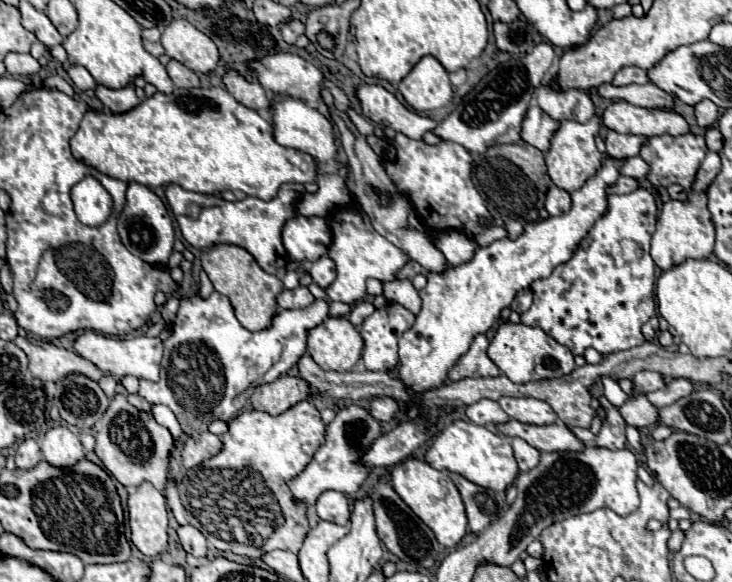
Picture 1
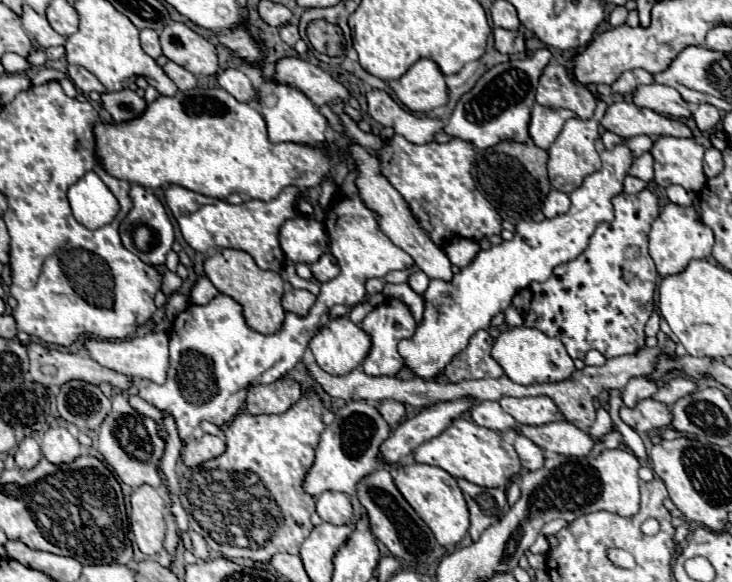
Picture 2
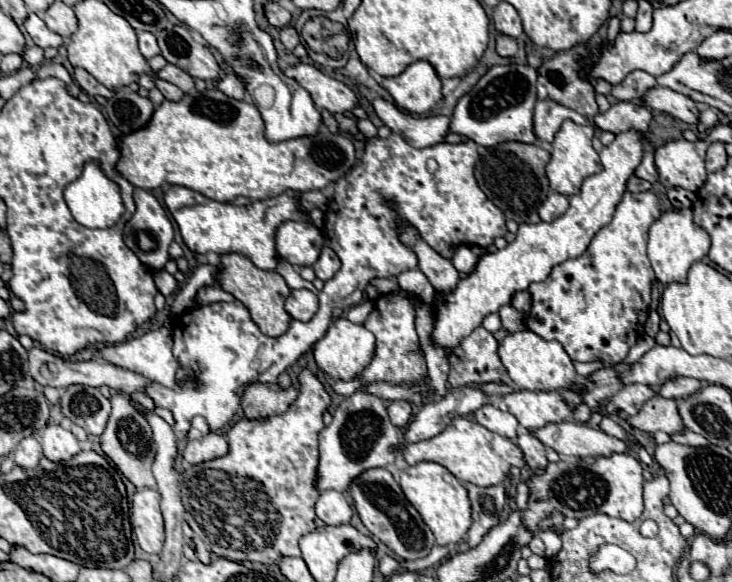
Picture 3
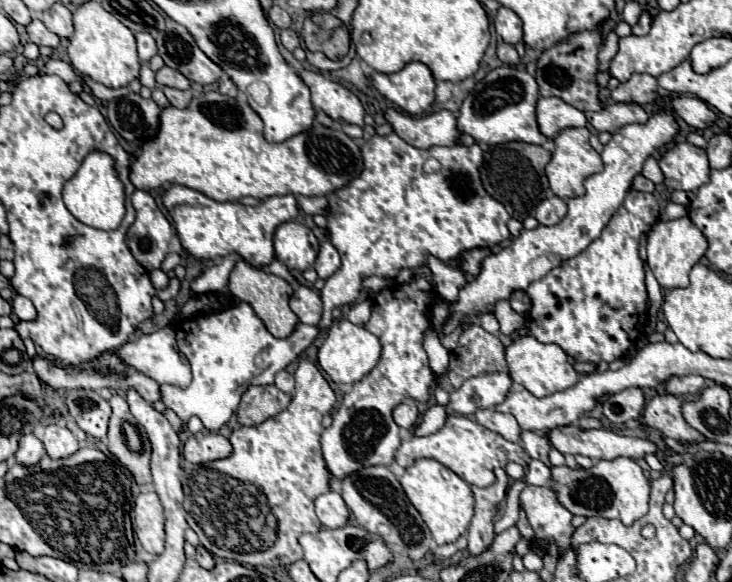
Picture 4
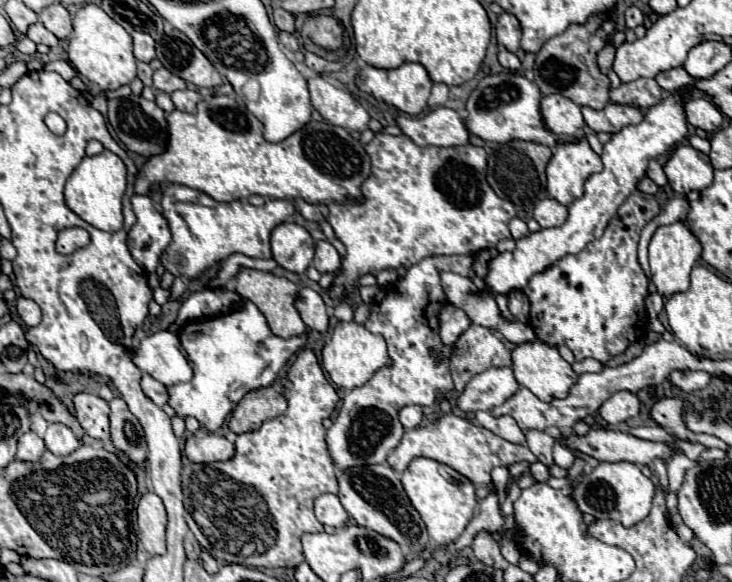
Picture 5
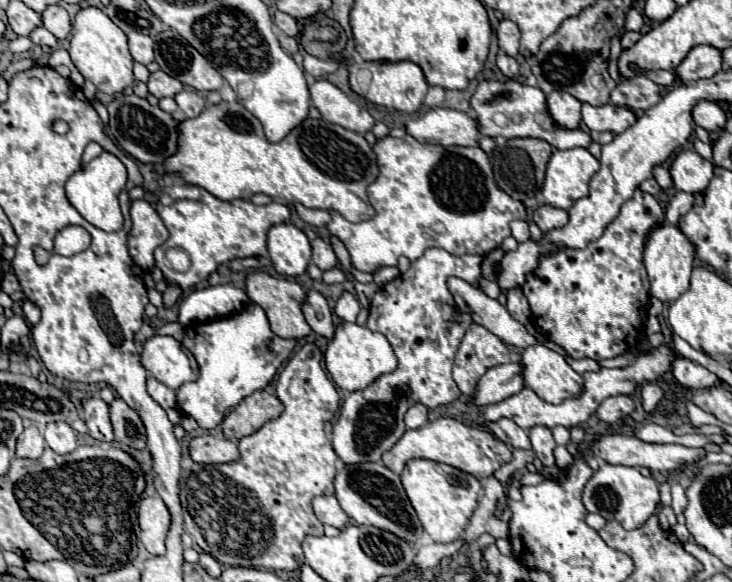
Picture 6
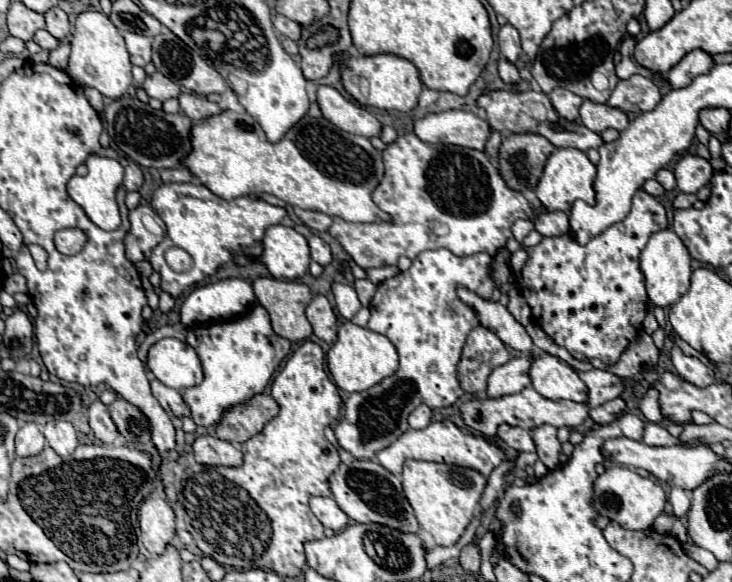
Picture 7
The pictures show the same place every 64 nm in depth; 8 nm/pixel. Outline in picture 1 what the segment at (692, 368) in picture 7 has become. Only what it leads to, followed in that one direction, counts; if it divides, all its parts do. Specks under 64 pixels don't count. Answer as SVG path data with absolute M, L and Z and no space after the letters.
M674 378L670 380L662 390L654 390L654 392L648 392L648 400L652 402L652 406L656 408L662 408L662 406L670 406L674 404L676 400L688 396L692 392L692 382L686 380L686 378Z

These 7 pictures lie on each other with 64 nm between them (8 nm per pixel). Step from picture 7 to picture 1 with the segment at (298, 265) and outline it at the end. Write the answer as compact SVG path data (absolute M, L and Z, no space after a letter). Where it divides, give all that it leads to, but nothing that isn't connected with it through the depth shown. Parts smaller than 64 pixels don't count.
M294 216L286 220L282 242L292 260L314 262L324 256L332 244L332 232L324 218Z

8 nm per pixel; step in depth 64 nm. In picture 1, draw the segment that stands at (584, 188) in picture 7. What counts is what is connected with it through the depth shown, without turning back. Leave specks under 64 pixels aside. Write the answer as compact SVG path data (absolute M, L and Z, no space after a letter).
M594 116L590 122L576 122L576 120L564 120L560 122L558 130L554 132L552 136L552 142L550 142L550 150L546 154L546 166L548 166L548 176L552 178L552 182L566 190L566 192L576 192L580 190L586 180L590 176L594 176L600 166L602 166L602 154L598 152L596 144L594 144L594 136L598 134L600 126L598 126L598 118Z

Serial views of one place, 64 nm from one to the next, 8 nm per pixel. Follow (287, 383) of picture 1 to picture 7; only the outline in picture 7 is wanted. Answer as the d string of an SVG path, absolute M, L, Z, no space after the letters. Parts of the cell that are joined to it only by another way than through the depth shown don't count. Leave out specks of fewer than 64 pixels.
M256 394L254 398L230 408L216 424L216 434L228 442L246 442L258 434L278 412L280 406L270 394Z

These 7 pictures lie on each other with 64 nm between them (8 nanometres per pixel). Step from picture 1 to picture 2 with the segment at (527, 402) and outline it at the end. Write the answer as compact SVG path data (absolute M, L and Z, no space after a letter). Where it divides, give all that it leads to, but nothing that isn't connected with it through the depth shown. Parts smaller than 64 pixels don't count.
M504 396L498 404L520 424L528 426L542 426L548 422L562 420L562 414L554 406L548 396L526 396L526 398L510 398Z

